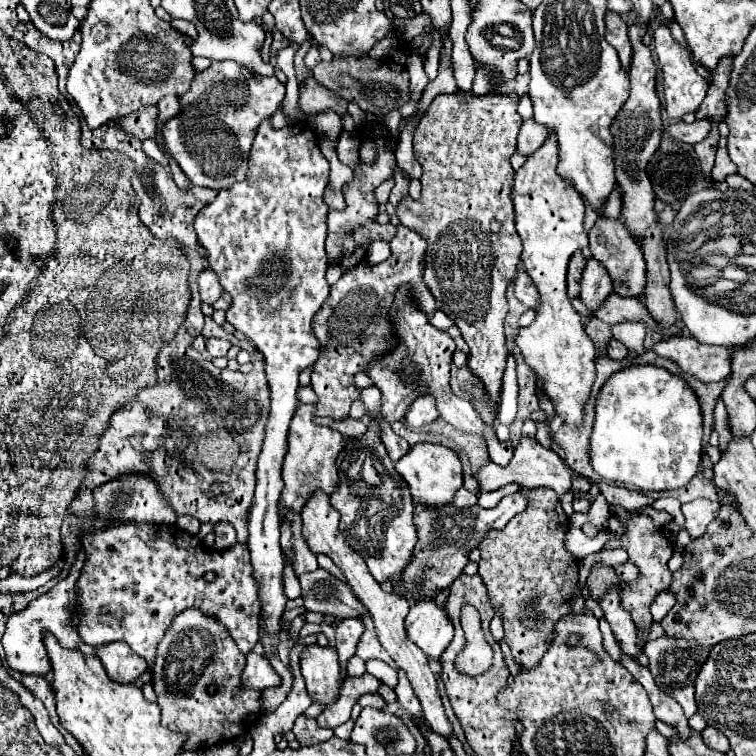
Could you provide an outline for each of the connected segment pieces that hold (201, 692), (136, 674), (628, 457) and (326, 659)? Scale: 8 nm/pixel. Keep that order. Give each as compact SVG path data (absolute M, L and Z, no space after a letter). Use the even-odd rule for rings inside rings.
M195 607L185 609L175 617L157 647L153 689L157 705L161 707L161 723L171 731L183 731L189 735L183 749L197 751L221 741L233 741L235 737L245 735L257 721L261 691L241 687L243 665L243 653L219 621L203 617L203 613ZM173 685L191 685L191 689L189 693L179 693L173 691ZM209 685L217 685L217 691L209 693Z
M115 641L111 645L97 647L95 655L101 659L107 675L113 681L123 681L123 683L133 683L147 671L147 663L143 657L131 651L131 647L123 641Z
M643 365L615 373L597 397L597 417L591 435L591 465L605 481L635 485L639 489L679 489L697 473L701 461L701 411L689 385L665 369Z
M307 645L307 649L301 651L299 665L311 701L323 707L333 705L335 697L339 697L339 685L343 683L335 649Z

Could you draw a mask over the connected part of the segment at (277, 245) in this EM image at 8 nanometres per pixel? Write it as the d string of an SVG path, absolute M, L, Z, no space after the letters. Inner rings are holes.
M265 119L253 141L253 149L249 153L249 171L243 183L235 183L227 191L219 191L213 203L205 205L195 219L197 237L207 251L209 267L219 275L221 285L233 297L233 305L225 311L227 321L235 325L237 331L245 333L257 349L265 357L267 381L271 387L271 415L267 421L263 451L257 461L257 489L255 503L249 515L249 553L253 565L253 577L259 585L259 601L261 615L259 621L263 625L261 643L265 655L277 653L279 647L279 631L281 617L285 613L287 597L283 593L283 567L285 559L279 547L279 493L283 489L281 481L281 465L287 451L287 429L289 421L299 405L297 387L299 373L313 365L319 357L319 339L313 333L313 317L323 307L329 297L329 283L325 279L327 271L327 253L325 253L325 237L327 237L327 213L329 207L323 201L323 187L329 181L329 161L323 157L319 145L315 143L317 135L307 123L297 123L293 127L273 129L271 121Z

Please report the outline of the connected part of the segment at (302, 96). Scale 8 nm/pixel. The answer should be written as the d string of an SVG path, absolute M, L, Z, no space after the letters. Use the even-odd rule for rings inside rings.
M309 77L305 81L305 87L299 91L299 109L311 117L329 109L333 109L341 117L347 115L347 103L337 95L333 95L323 85L315 83L313 77Z

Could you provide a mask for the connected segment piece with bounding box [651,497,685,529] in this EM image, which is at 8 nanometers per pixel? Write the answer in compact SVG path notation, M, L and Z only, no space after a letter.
M665 497L657 499L657 501L653 501L653 509L656 510L664 510L671 514L674 518L674 521L681 527L681 529L685 529L685 519L681 511L682 504L679 500L671 497Z

